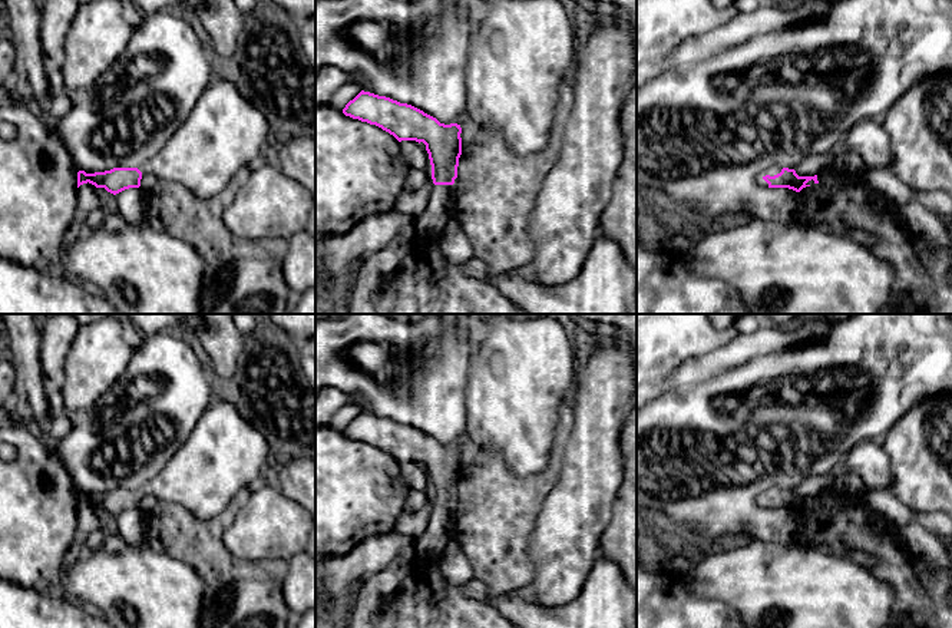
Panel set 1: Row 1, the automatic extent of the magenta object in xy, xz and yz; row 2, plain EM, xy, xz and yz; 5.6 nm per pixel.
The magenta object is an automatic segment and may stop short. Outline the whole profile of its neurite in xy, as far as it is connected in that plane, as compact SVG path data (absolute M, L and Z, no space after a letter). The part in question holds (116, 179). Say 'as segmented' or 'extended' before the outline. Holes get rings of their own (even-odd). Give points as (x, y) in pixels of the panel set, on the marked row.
extended | M214 80L159 153L141 168L77 172L77 188L92 184L116 195L139 188L145 173L173 181L198 198L221 192L244 166L255 165L270 138L267 118L227 80Z

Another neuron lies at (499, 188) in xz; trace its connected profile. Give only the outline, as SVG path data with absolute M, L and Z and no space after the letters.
M568 80L559 85L549 141L536 153L515 155L498 132L486 129L479 130L473 146L462 149L459 158L462 188L454 192L452 217L469 238L475 257L486 264L490 274L525 271L533 258L533 241L528 231L529 217L545 176L561 155L572 103L573 89Z

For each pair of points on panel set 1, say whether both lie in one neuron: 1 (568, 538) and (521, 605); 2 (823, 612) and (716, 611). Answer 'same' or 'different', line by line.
1: different
2: different

